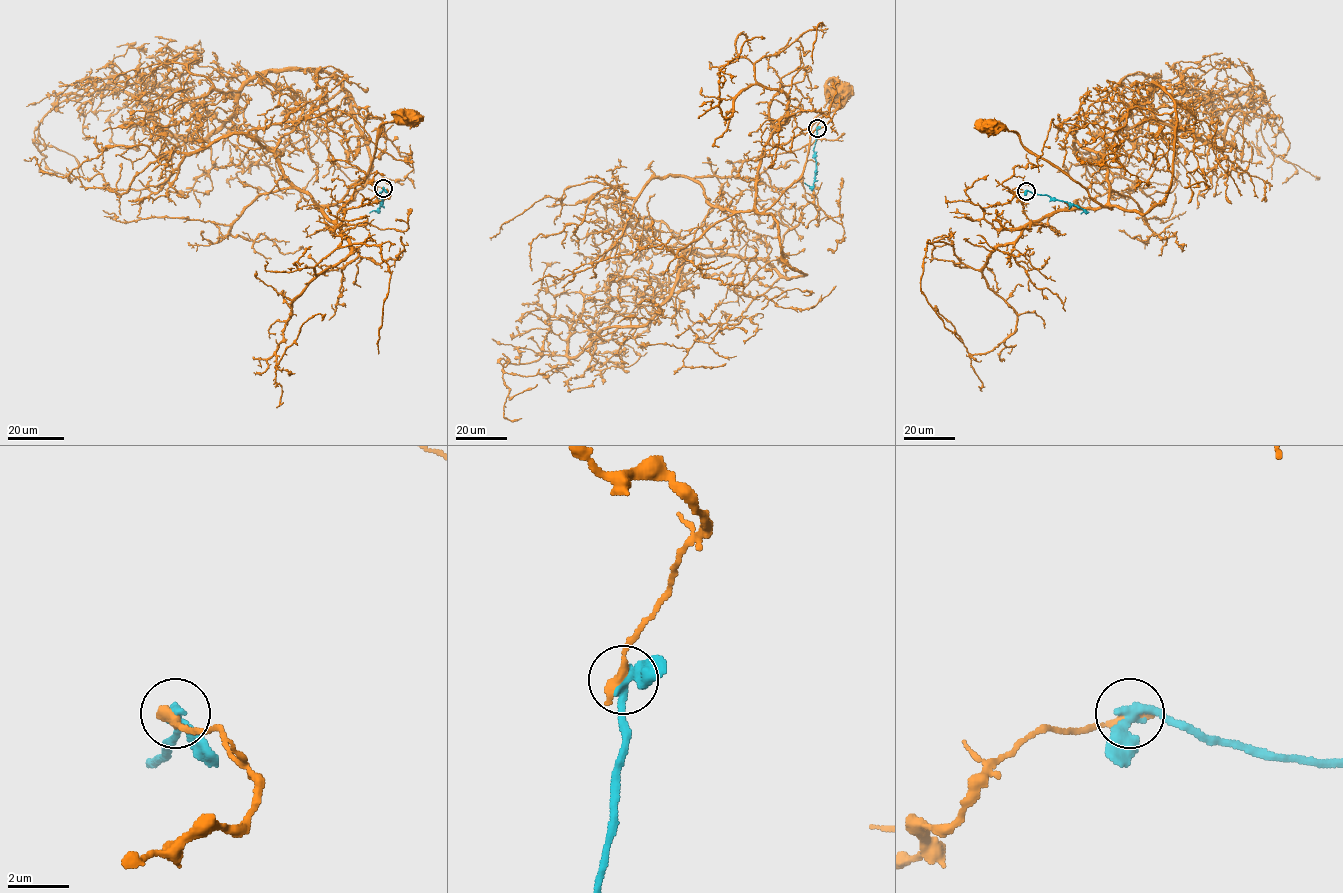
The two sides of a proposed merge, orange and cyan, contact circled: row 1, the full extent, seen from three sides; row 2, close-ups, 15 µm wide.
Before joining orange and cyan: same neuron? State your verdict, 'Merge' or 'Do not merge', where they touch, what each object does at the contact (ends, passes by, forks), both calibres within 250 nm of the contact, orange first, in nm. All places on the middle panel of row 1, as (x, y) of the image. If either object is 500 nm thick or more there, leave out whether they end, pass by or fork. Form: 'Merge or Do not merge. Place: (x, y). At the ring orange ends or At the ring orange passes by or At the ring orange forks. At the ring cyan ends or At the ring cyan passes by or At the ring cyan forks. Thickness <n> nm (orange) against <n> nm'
Do not merge. Place: (817, 128). At the ring orange ends. At the ring cyan passes by. Thickness 420 nm (orange) against 300 nm

